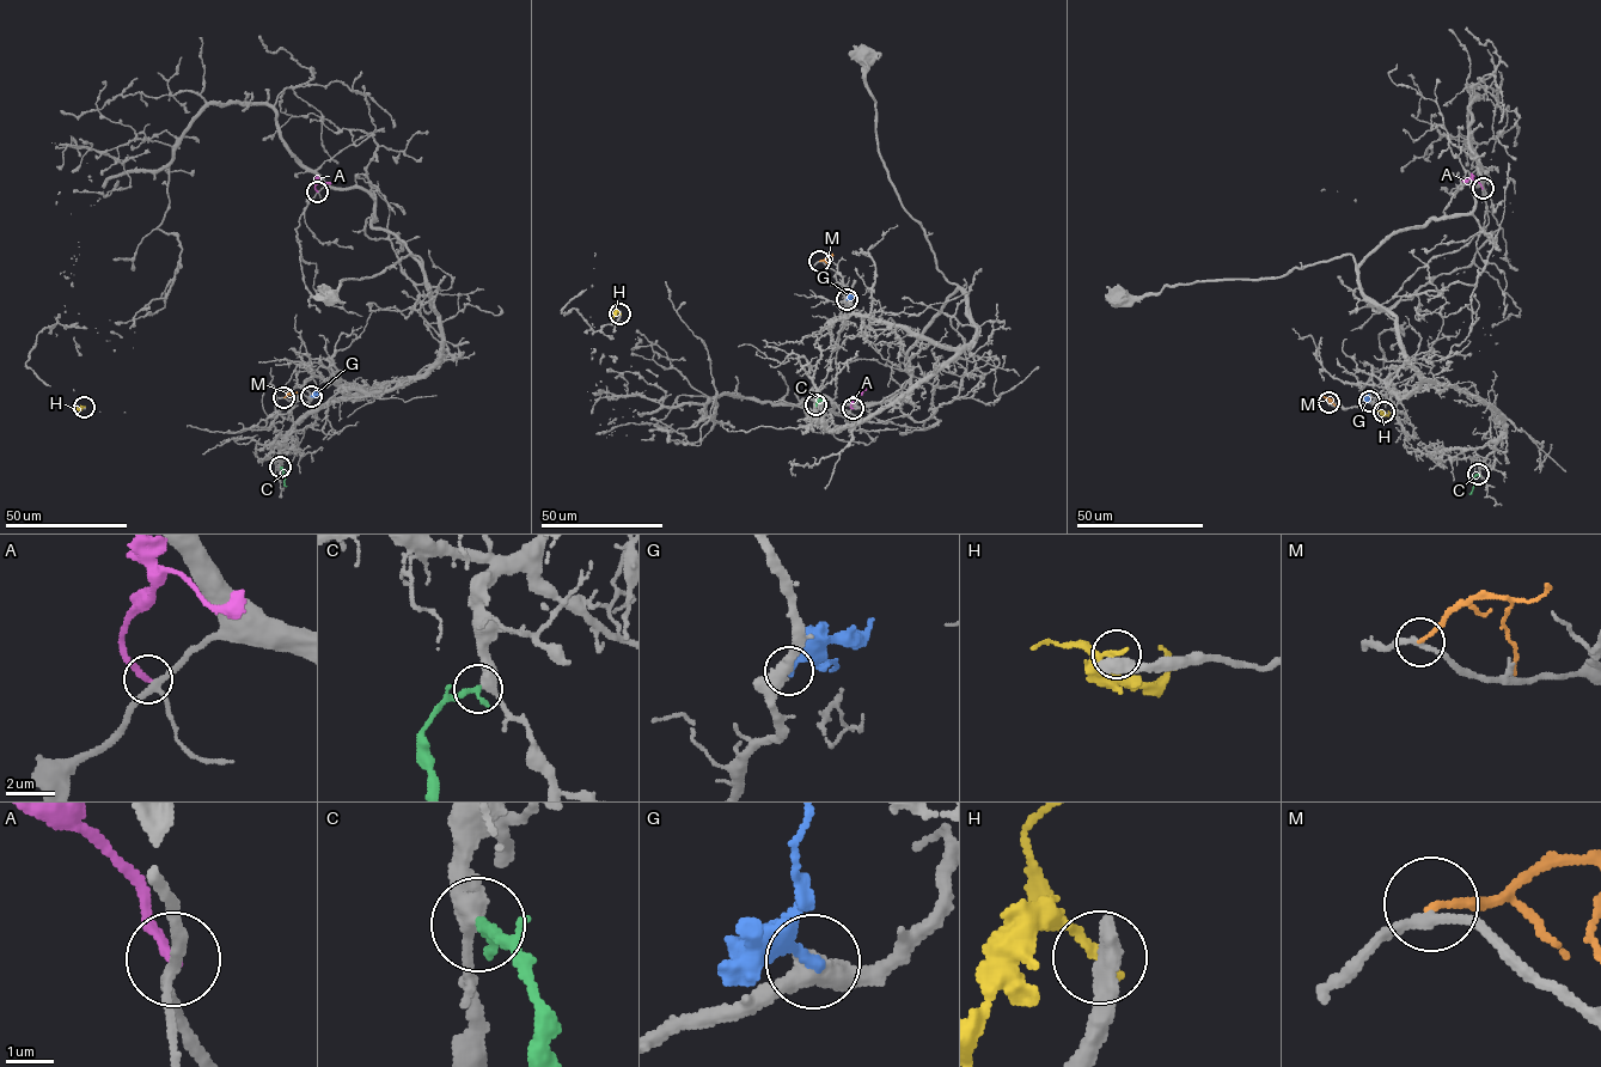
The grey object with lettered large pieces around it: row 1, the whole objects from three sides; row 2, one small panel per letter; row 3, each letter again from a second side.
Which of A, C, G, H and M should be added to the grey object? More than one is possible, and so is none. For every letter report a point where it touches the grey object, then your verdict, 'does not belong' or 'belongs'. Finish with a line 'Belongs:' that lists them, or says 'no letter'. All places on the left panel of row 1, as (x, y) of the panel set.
A: contact (317, 191); does not belong
C: contact (280, 467); belongs
G: contact (311, 396); does not belong
H: contact (84, 407); does not belong
M: contact (283, 397); does not belong
Belongs: C

